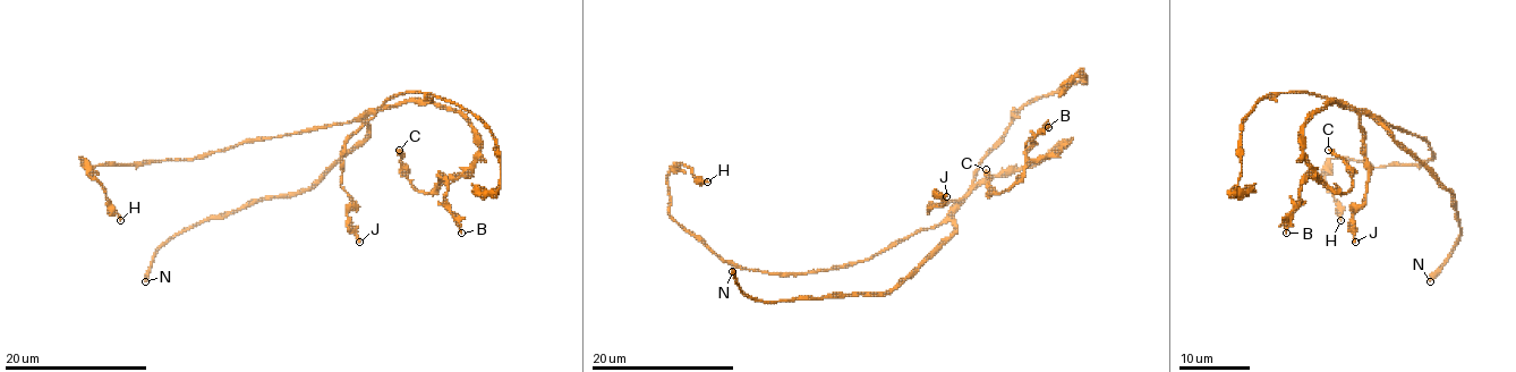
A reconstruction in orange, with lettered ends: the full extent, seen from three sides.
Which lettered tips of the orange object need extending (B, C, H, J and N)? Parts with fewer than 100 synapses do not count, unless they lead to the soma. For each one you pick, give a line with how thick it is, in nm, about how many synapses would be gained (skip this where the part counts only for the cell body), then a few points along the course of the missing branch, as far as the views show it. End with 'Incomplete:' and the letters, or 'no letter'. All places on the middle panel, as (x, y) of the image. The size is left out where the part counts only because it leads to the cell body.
N: 440 nm thick; about 250 synapses
Incomplete: N

